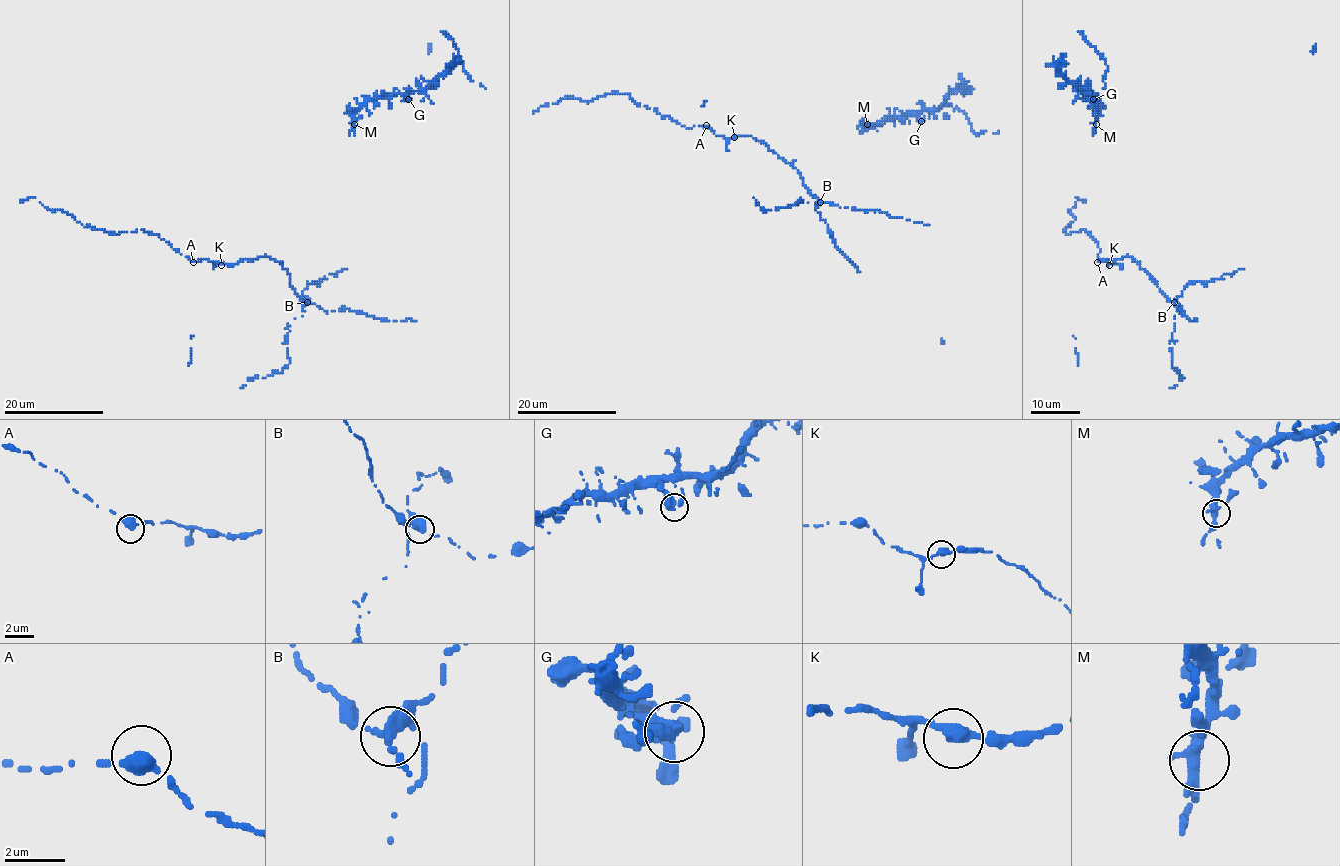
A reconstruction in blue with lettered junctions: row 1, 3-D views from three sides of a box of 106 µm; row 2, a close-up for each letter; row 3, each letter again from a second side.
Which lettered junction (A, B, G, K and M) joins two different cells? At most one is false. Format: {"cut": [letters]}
{"cut": ["B"]}

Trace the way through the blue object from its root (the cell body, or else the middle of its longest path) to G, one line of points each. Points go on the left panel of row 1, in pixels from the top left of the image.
G: (349, 135), (354, 115), (368, 101), (393, 94), (408, 99)

